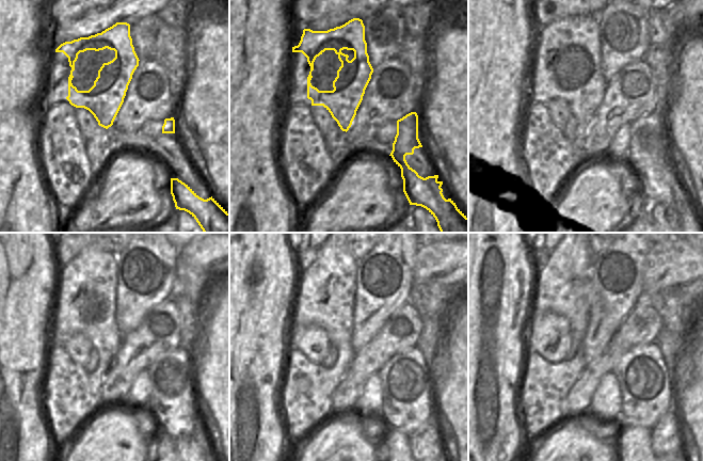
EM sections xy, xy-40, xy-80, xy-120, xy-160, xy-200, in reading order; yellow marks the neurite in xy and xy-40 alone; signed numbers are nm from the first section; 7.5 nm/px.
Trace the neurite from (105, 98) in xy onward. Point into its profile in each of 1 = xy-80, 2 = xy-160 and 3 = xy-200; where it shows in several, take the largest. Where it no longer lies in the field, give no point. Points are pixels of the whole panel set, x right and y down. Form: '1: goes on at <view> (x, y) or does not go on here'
1: goes on at xy-80 (576, 33)
2: goes on at xy-160 (337, 270)
3: goes on at xy-200 (575, 270)

